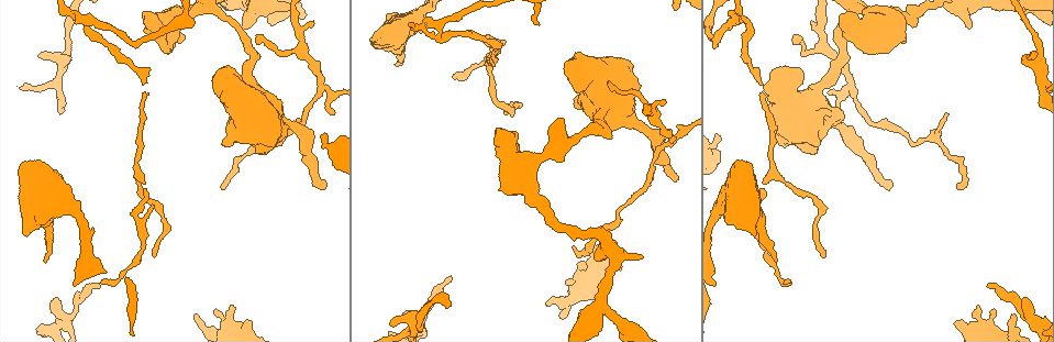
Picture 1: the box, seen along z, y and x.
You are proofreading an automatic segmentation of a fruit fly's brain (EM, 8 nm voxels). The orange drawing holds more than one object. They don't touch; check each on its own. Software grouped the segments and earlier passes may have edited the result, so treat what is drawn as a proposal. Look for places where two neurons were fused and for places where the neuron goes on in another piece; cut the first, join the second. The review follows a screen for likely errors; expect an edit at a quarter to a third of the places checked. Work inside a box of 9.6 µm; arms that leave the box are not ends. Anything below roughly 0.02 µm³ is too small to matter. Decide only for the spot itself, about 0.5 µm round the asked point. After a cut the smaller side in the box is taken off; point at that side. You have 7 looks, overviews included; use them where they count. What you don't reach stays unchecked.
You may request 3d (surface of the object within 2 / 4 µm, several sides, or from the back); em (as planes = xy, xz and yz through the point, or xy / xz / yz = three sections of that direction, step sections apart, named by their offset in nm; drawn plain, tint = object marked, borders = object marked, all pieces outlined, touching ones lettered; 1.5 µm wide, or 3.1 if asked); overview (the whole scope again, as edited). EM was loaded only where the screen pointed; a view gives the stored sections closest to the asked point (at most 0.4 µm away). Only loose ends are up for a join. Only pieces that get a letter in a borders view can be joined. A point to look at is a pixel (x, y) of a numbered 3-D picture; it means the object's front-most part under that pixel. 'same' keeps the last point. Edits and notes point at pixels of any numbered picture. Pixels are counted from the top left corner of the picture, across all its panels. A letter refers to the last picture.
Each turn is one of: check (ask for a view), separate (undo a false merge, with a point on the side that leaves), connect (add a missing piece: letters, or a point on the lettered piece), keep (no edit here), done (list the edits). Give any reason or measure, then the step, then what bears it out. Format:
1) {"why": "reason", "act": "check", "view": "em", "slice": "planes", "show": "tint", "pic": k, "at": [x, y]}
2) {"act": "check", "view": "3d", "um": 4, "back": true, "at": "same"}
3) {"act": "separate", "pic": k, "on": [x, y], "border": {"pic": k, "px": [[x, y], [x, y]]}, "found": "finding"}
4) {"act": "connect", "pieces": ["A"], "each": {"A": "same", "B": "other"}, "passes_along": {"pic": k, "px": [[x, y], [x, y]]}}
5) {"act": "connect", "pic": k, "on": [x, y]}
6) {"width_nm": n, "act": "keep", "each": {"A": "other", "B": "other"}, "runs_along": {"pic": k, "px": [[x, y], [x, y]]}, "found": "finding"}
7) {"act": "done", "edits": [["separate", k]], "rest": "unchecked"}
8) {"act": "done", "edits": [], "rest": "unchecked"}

{"why": "thick turns thin", "act": "check", "view": "em", "slice": "planes", "show": "borders", "pic": 1, "at": [912, 16]}

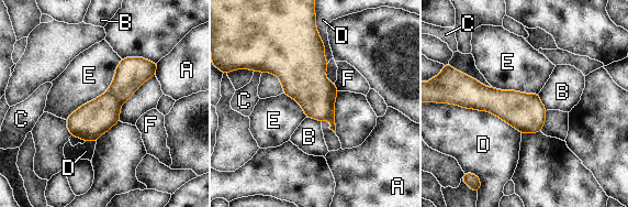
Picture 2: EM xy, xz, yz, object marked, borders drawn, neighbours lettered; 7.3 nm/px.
{"width_nm": 260, "act": "separate", "pic": 2, "on": [332, 116], "each": {"A": "other", "B": "other", "C": "other", "D": "other", "E": "other", "F": "other"}, "found": "two neurons meet here"}

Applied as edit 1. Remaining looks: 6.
{"act": "check", "view": "overview"}

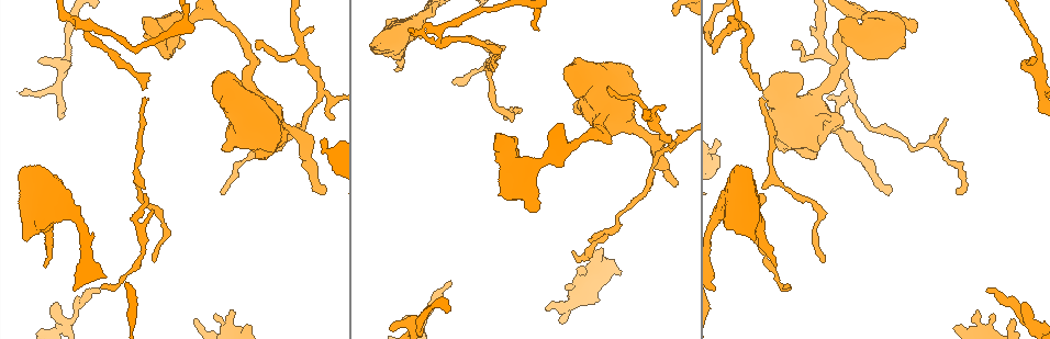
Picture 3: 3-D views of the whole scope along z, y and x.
{"why": "abrupt turn", "act": "check", "view": "em", "slice": "xz", "step": 4, "show": "tint", "pic": 3, "at": [936, 140]}

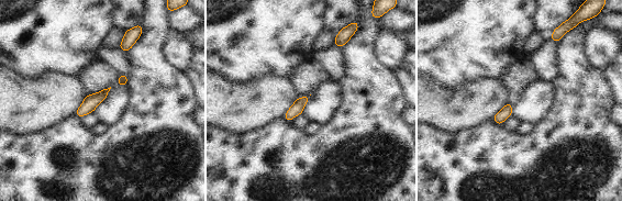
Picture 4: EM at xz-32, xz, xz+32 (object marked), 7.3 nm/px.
{"act": "check", "view": "em", "slice": "planes", "show": "borders", "at": "same"}

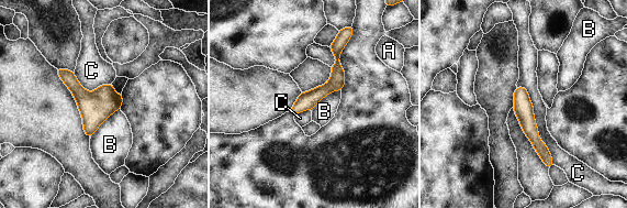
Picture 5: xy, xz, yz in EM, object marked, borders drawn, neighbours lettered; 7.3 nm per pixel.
{"act": "keep", "each": {"A": "other", "B": "other", "C": "other"}, "found": "one neuron here"}

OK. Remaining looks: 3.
{"act": "check", "view": "em", "slice": "planes", "show": "plain", "pic": 3, "at": [985, 291]}

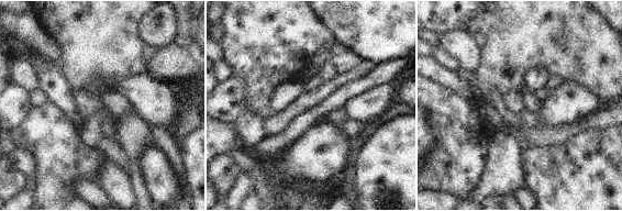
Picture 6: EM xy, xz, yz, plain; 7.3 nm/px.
{"why": "see the neighbours", "act": "check", "view": "em", "slice": "planes", "show": "borders", "at": "same"}

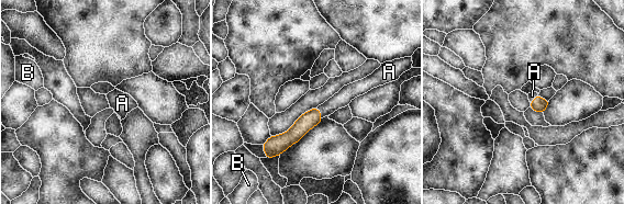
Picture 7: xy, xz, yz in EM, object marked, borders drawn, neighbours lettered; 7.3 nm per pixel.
{"width_nm": 110, "act": "connect", "pieces": ["A"], "each": {"A": "same", "B": "other"}, "passes_along": {"pic": 7, "px": [[305, 122], [320, 113], [343, 98]]}, "found": "the neuron continues"}

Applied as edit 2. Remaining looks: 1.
{"act": "done", "edits": [["separate", 2], ["connect", 7]], "rest": "unchecked"}

